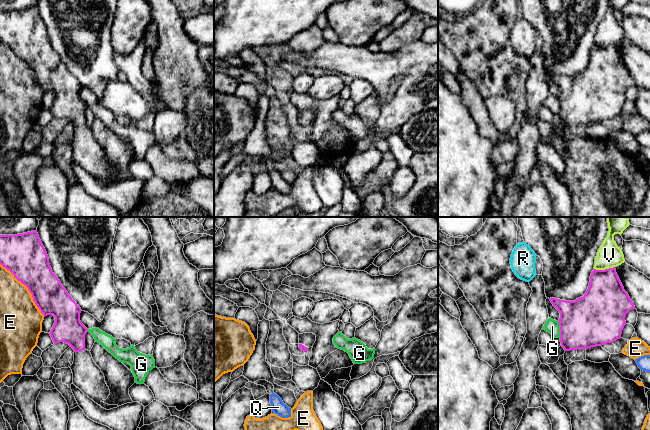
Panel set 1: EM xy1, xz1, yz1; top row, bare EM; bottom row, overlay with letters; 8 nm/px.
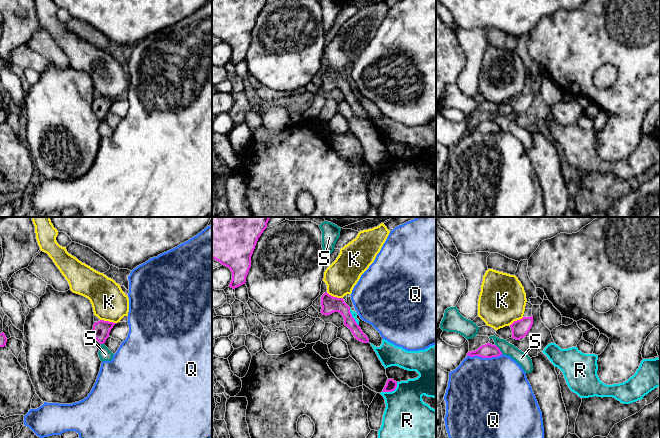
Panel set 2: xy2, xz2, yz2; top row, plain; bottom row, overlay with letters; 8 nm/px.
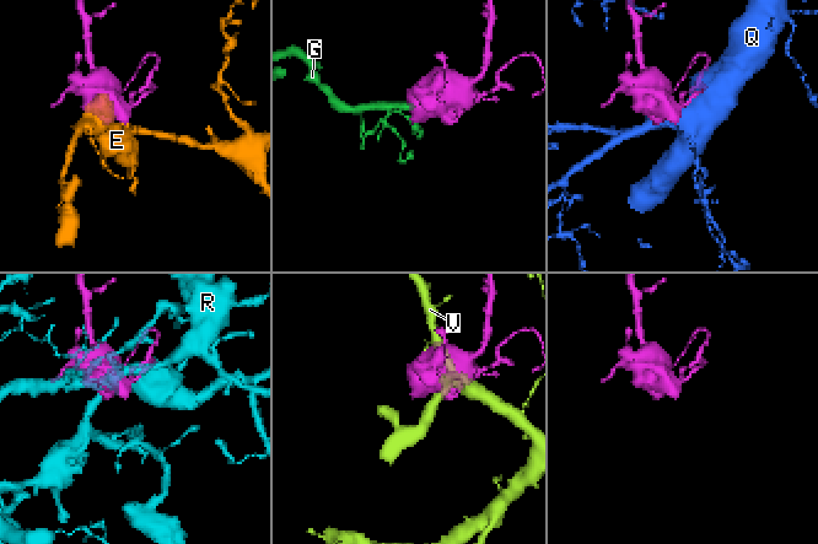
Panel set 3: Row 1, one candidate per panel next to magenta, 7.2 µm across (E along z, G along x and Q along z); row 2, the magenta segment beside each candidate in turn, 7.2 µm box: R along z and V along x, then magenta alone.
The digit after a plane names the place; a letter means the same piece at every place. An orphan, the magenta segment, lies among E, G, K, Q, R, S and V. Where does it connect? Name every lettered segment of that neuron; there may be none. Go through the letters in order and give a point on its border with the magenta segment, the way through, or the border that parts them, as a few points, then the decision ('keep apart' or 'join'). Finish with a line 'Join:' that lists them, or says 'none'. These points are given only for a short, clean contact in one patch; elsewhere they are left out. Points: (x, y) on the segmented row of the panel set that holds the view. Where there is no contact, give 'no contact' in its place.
E: meets magenta in xy1 at (28, 289); keep apart
G: meets magenta in yz1 at (560, 329); border along yz1 (557, 321), (560, 337); keep apart
K: meets magenta in xy2 at (108, 321); border along xy2 (100, 319), (116, 323); keep apart
Q: meets magenta in yz2 at (484, 357); keep apart
R: meets magenta in xz2 at (391, 391); keep apart
S: meets magenta in yz2 at (499, 349); border along yz2 (495, 344), (502, 353); keep apart
V: meets magenta in yz1 at (605, 269); keep apart
Join: none

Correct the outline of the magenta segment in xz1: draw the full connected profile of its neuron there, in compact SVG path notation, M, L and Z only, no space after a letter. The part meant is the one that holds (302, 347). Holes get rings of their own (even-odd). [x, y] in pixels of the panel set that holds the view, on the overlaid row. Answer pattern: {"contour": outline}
{"contour": "M313 333L299 334L299 348L304 352L307 351L310 347L312 347L315 341L316 335Z"}

